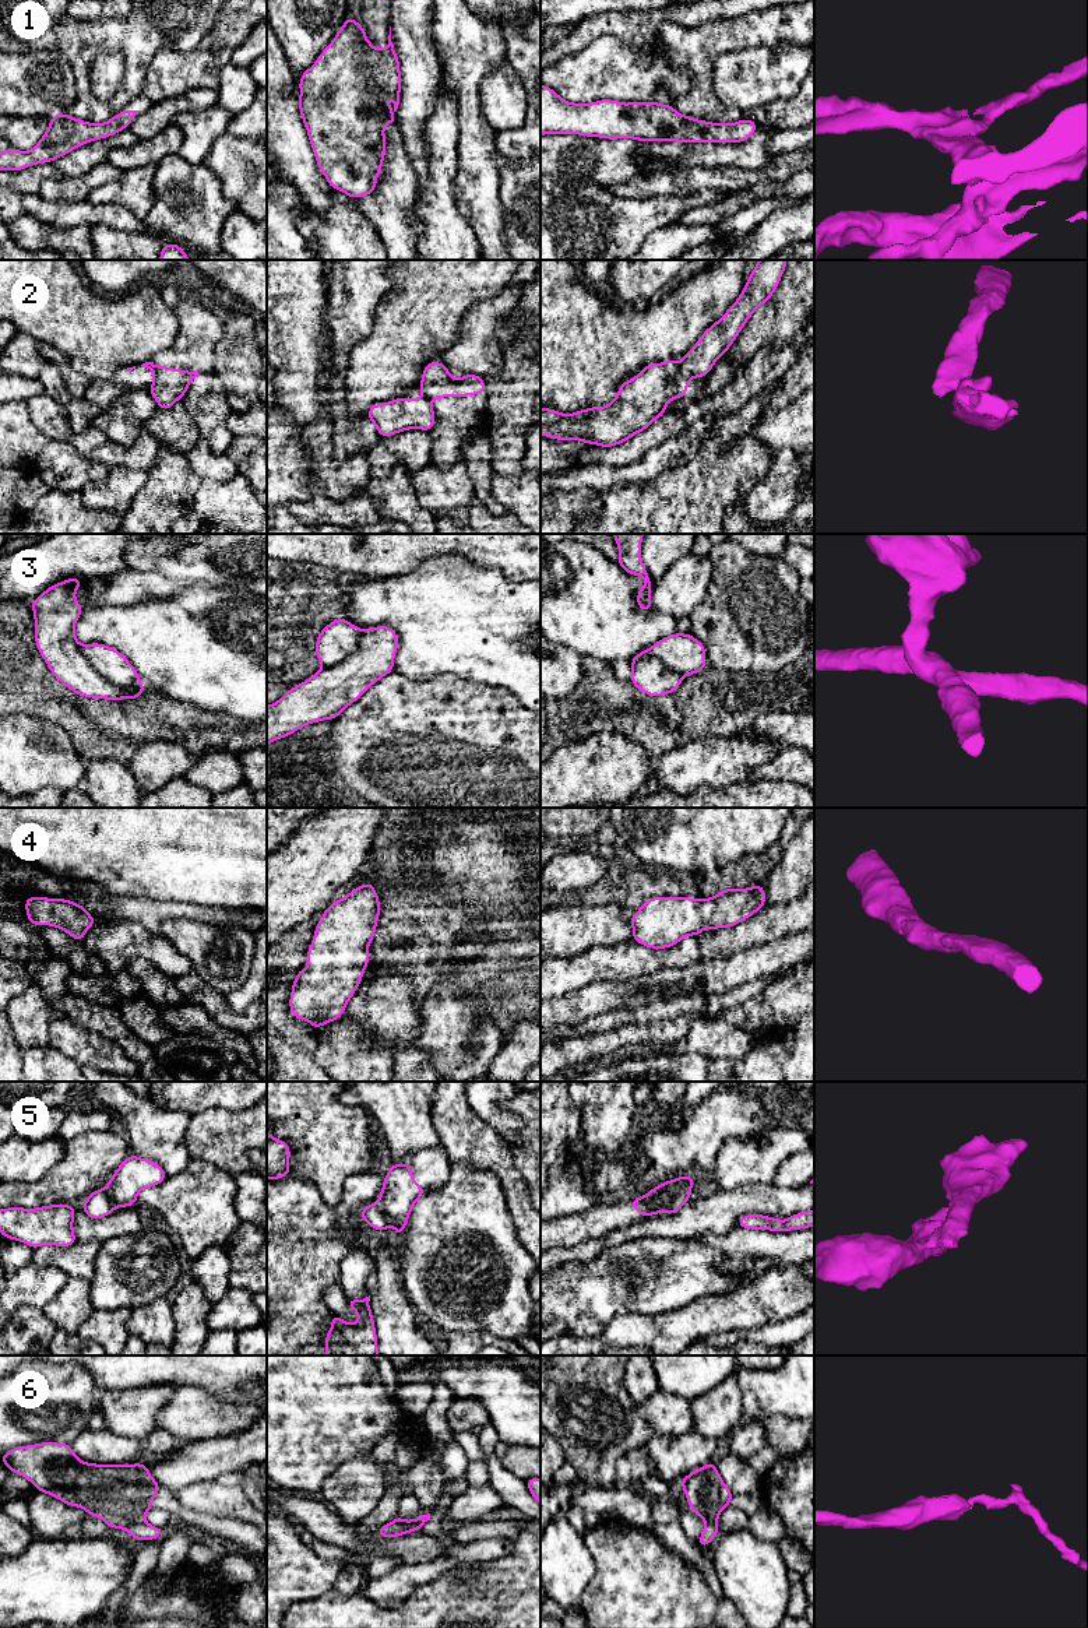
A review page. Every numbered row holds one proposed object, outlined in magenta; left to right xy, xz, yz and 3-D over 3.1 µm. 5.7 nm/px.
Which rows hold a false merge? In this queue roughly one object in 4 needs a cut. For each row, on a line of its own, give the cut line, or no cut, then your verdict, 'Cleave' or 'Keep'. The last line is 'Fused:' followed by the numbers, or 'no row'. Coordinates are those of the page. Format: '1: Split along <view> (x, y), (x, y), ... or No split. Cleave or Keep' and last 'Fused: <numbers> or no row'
1: No split. Keep
2: Split along yz (678, 364), (680, 378), (686, 383). Cleave
3: Split along xy (78, 644), (80, 653), (91, 667), (111, 682), (140, 682). Cleave
4: No split. Keep
5: Split along yz (687, 1175), (675, 1188), (662, 1210). Cleave
6: Split along xy (144, 1519), (123, 1528). Cleave
Fused: 2, 3, 5, 6

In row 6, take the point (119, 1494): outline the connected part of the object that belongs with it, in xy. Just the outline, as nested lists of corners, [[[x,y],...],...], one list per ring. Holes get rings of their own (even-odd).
[[[41,1442],[17,1446],[7,1451],[0,1463],[6,1463],[11,1473],[25,1477],[41,1492],[101,1518],[110,1529],[124,1529],[131,1523],[144,1522],[147,1512],[152,1509],[154,1497],[161,1490],[147,1465],[87,1463],[77,1458],[68,1444]]]

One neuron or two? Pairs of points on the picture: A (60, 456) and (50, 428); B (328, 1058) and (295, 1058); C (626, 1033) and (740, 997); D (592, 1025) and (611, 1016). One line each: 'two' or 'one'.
A: two
B: two
C: two
D: one

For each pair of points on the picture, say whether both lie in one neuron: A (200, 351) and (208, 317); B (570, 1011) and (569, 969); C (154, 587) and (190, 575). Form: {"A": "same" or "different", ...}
{"A": "different", "B": "different", "C": "different"}

